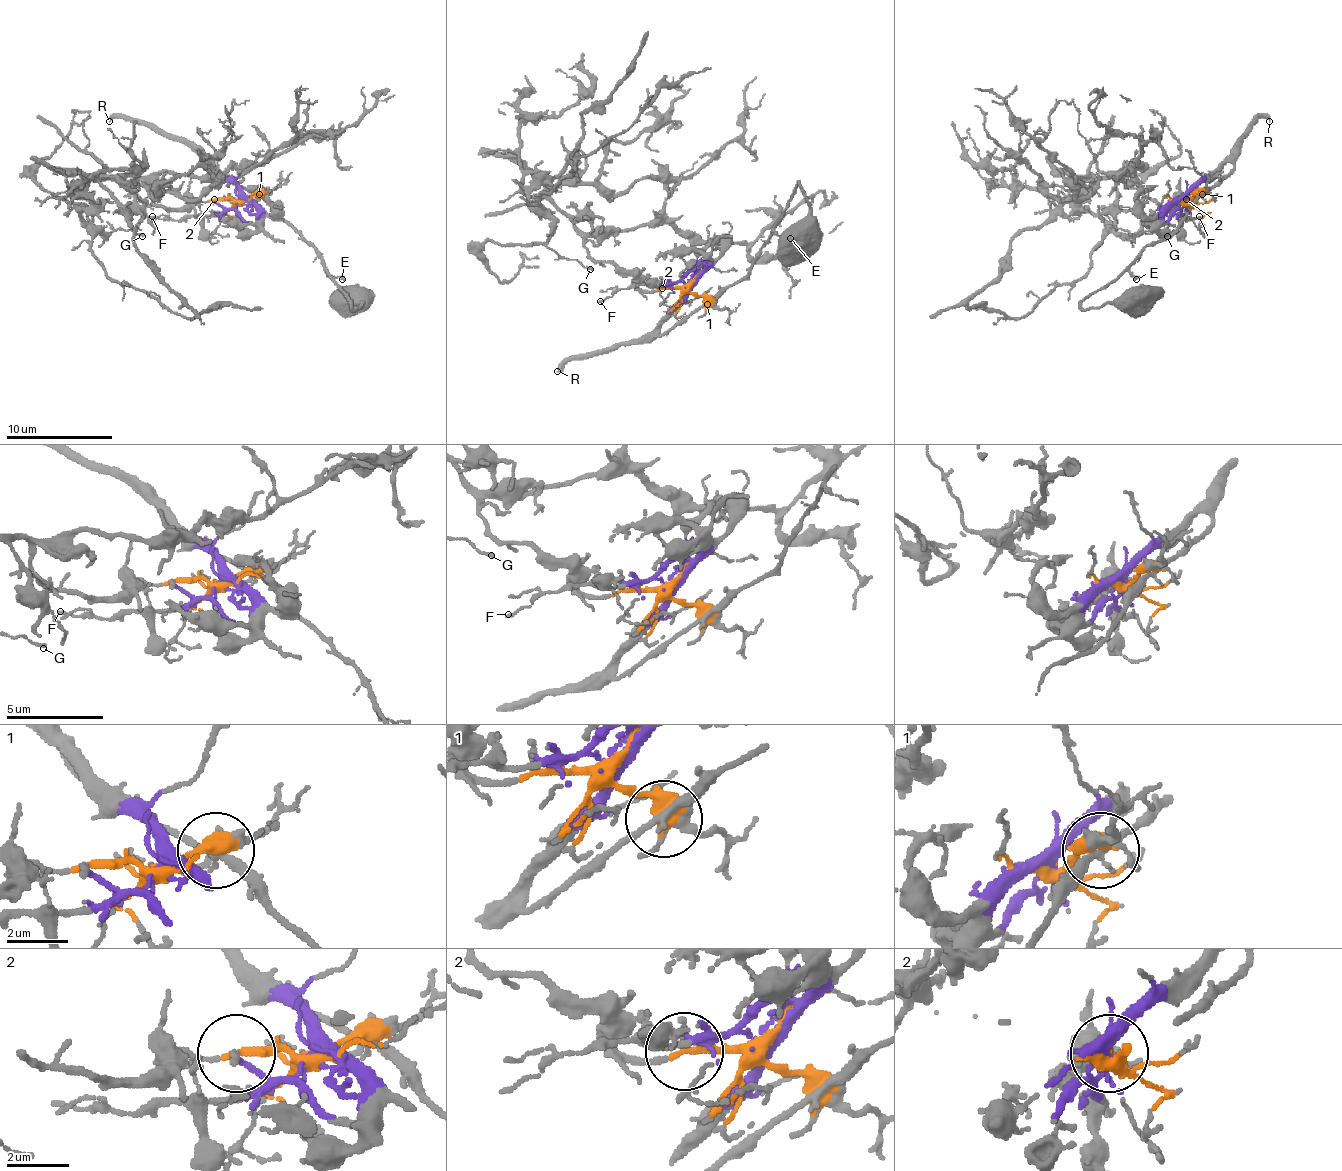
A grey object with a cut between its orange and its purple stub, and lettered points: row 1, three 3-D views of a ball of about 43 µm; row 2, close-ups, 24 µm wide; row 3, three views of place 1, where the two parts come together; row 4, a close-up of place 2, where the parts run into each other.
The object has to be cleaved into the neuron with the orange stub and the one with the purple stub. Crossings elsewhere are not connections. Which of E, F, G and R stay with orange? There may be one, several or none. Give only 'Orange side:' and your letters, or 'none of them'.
Orange side: G

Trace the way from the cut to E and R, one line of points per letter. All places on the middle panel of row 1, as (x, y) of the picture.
E: (690, 285), (690, 293), (660, 325), (658, 336), (682, 325), (735, 285), (772, 232), (791, 237)
R: (690, 285), (690, 293), (642, 339), (570, 360), (556, 371)

